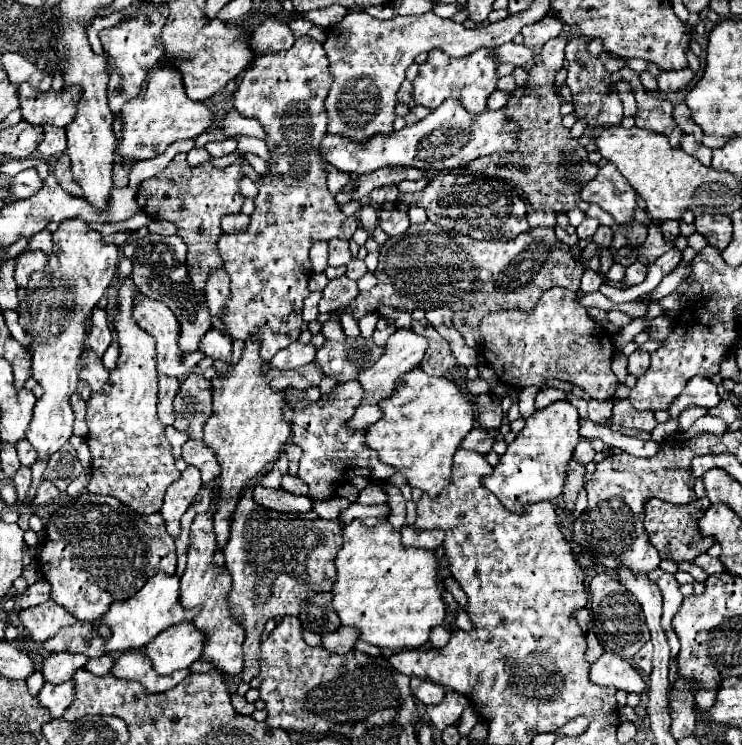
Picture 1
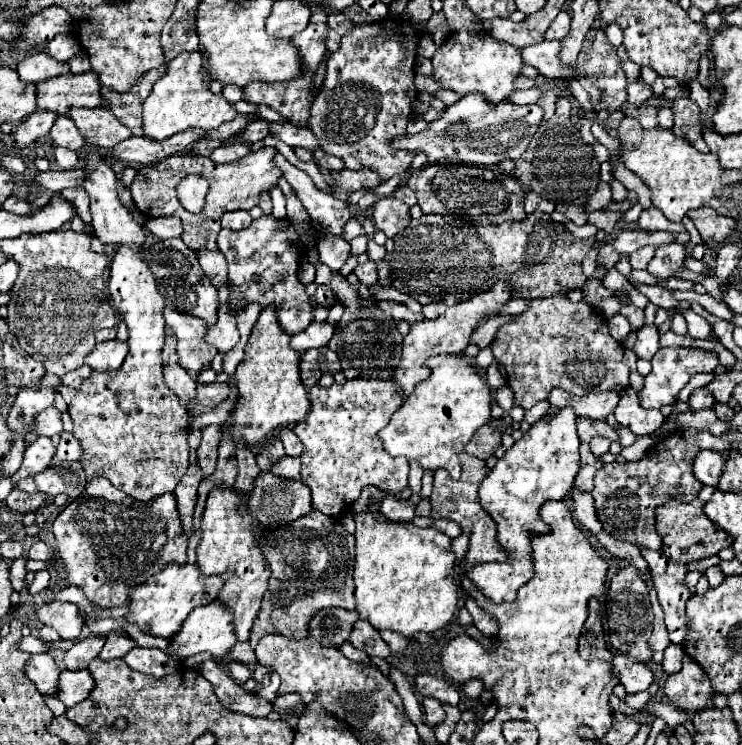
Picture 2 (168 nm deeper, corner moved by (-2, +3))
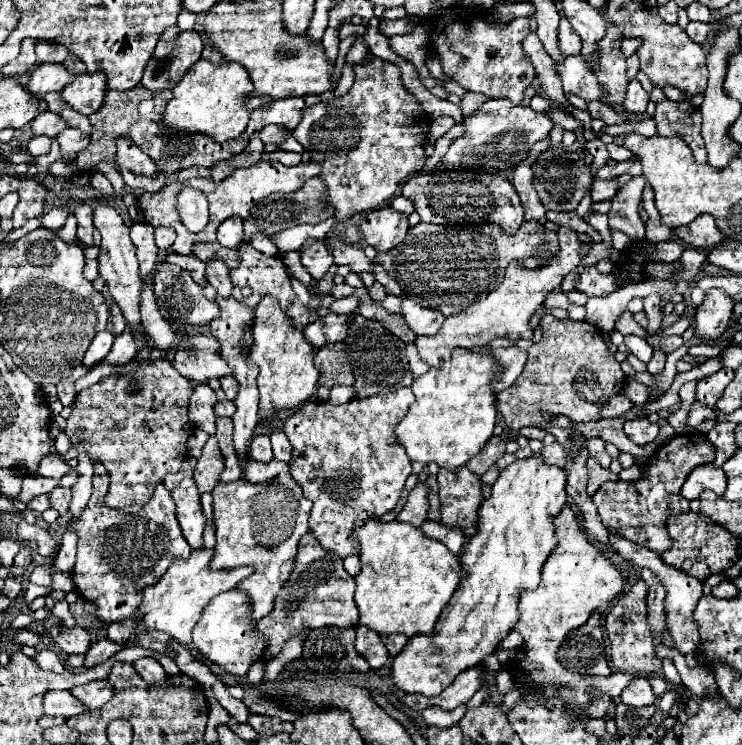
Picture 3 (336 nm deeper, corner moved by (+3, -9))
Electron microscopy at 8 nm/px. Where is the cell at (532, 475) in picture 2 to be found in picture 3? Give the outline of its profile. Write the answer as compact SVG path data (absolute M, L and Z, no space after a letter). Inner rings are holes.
M536 454L526 460L516 460L506 470L500 472L498 480L492 486L492 496L484 500L478 508L478 530L464 546L460 562L464 558L466 578L460 582L460 588L454 592L452 600L444 608L436 634L430 636L414 636L408 640L404 650L392 662L392 680L398 690L408 694L422 696L438 696L444 688L448 688L456 676L472 666L478 666L488 654L496 652L498 644L510 634L514 624L518 622L518 598L522 590L534 590L540 584L542 566L548 554L556 548L558 538L554 534L552 518L558 516L566 504L566 474L558 466L546 466Z

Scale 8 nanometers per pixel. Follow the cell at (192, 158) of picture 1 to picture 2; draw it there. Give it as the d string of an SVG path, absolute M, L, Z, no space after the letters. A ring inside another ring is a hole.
M235 144L235 146L219 146L211 152L211 160L213 162L231 162L231 160L237 160L241 156L245 156L249 152L249 146L247 144Z

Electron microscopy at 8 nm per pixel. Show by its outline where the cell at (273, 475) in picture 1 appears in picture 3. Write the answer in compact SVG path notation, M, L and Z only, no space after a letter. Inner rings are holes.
M254 436L248 444L248 456L252 460L258 460L258 462L268 462L272 456L272 448L270 448L270 438L268 436Z

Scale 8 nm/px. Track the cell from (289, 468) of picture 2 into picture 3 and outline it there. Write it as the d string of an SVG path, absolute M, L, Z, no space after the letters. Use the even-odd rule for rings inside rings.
M248 460L244 464L244 472L242 478L246 478L248 482L266 482L272 480L274 476L278 476L280 472L288 472L288 464L286 462L278 462L278 460L270 460L270 462L256 462L256 460Z

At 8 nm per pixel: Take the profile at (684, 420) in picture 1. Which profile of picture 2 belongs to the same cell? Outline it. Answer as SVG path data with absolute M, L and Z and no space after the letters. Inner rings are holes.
M697 388L689 398L689 410L693 410L693 412L705 410L705 408L713 408L713 404L715 404L715 400L705 388Z

